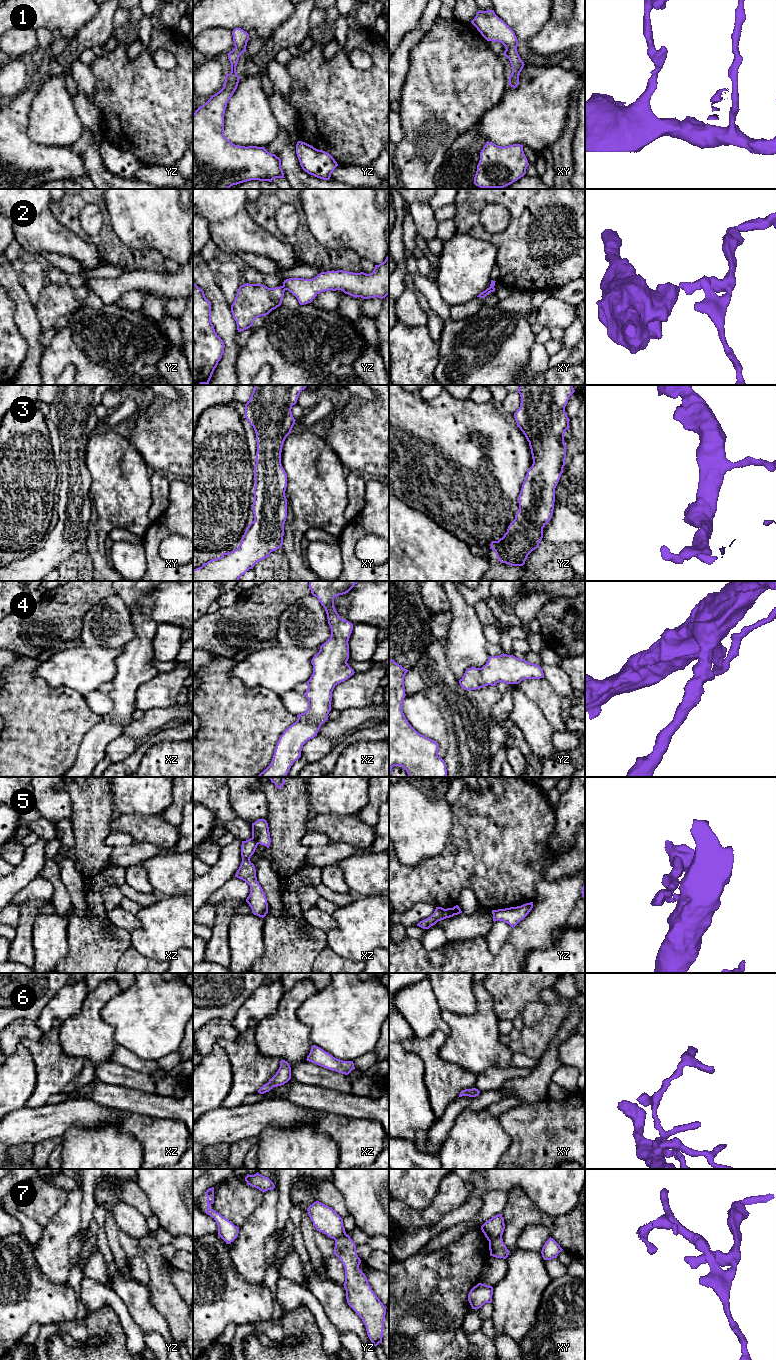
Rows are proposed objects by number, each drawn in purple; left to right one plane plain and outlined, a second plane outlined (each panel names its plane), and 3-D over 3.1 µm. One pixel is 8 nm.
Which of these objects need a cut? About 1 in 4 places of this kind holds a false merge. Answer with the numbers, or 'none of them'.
2, 5, 7

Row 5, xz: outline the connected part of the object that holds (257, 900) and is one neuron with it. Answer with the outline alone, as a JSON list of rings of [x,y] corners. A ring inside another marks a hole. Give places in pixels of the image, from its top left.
[[[253,837],[246,841],[242,841],[242,862],[235,874],[235,877],[242,879],[250,886],[250,894],[247,897],[246,902],[251,907],[254,915],[264,918],[268,913],[268,903],[265,893],[257,881],[255,866],[250,861],[250,858],[254,854],[257,846],[258,843]]]

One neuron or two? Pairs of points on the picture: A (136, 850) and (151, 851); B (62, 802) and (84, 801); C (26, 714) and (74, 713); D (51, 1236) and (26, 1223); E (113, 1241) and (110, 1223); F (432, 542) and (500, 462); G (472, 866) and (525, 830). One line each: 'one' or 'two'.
A: one
B: two
C: one
D: one
E: one
F: two
G: one

